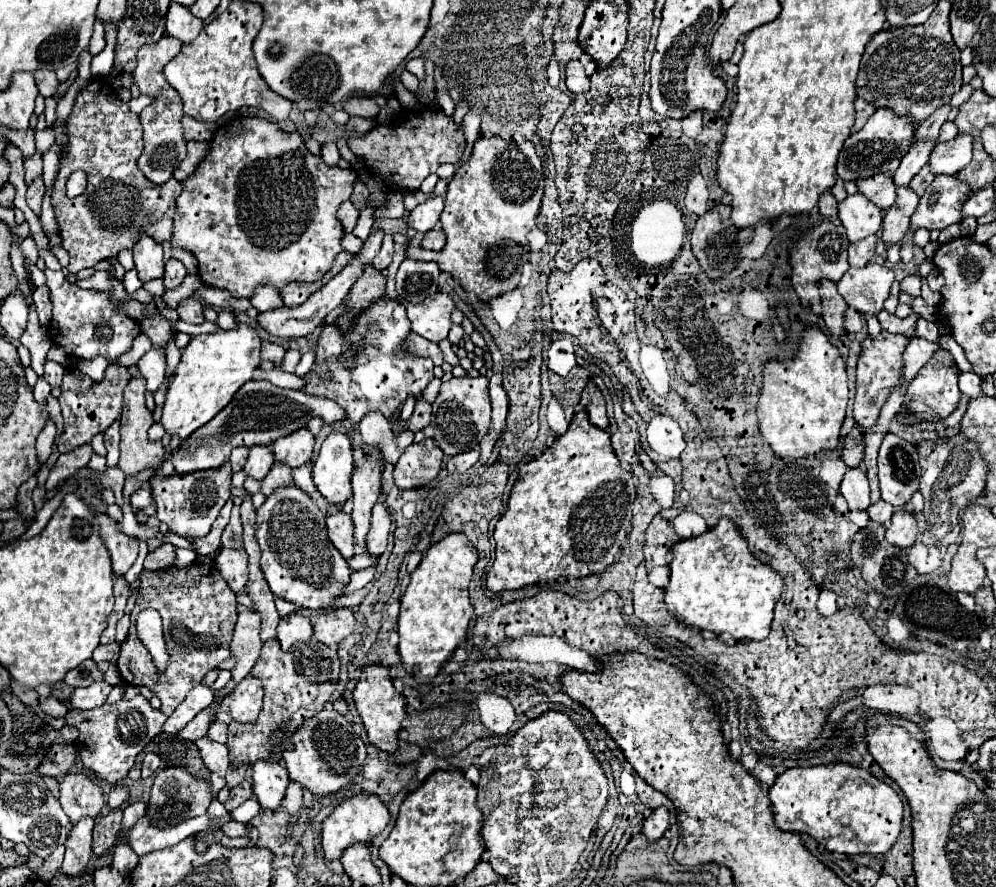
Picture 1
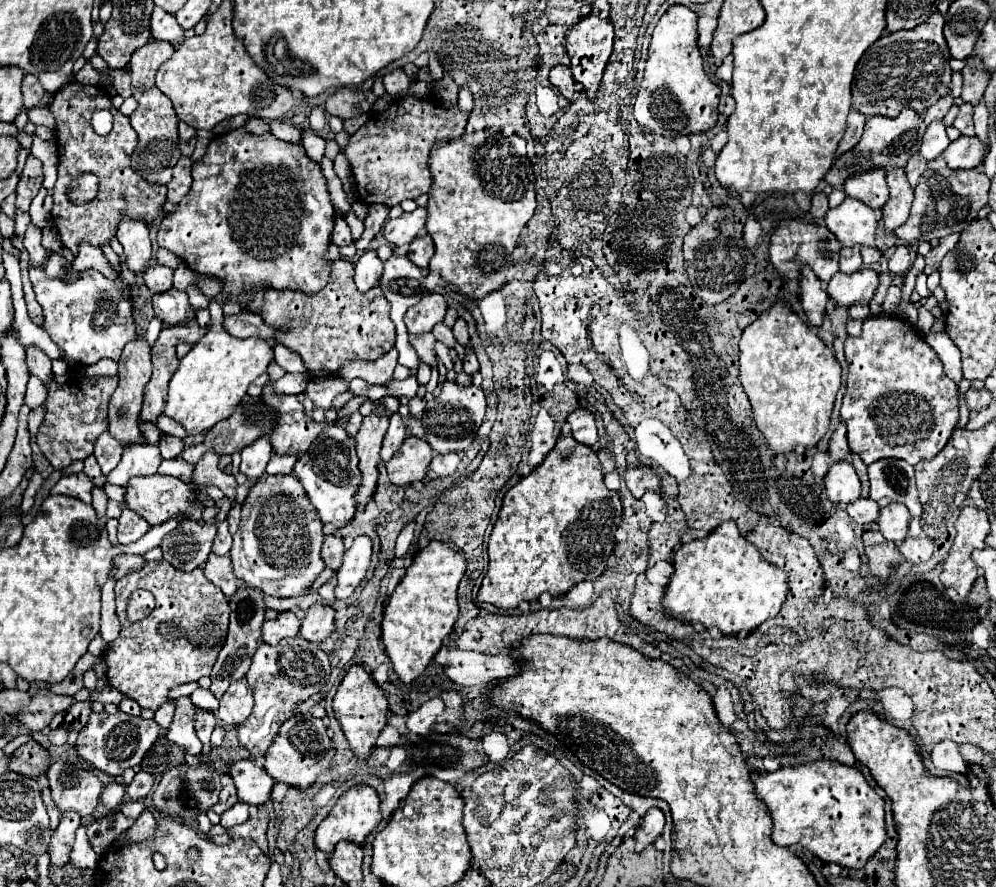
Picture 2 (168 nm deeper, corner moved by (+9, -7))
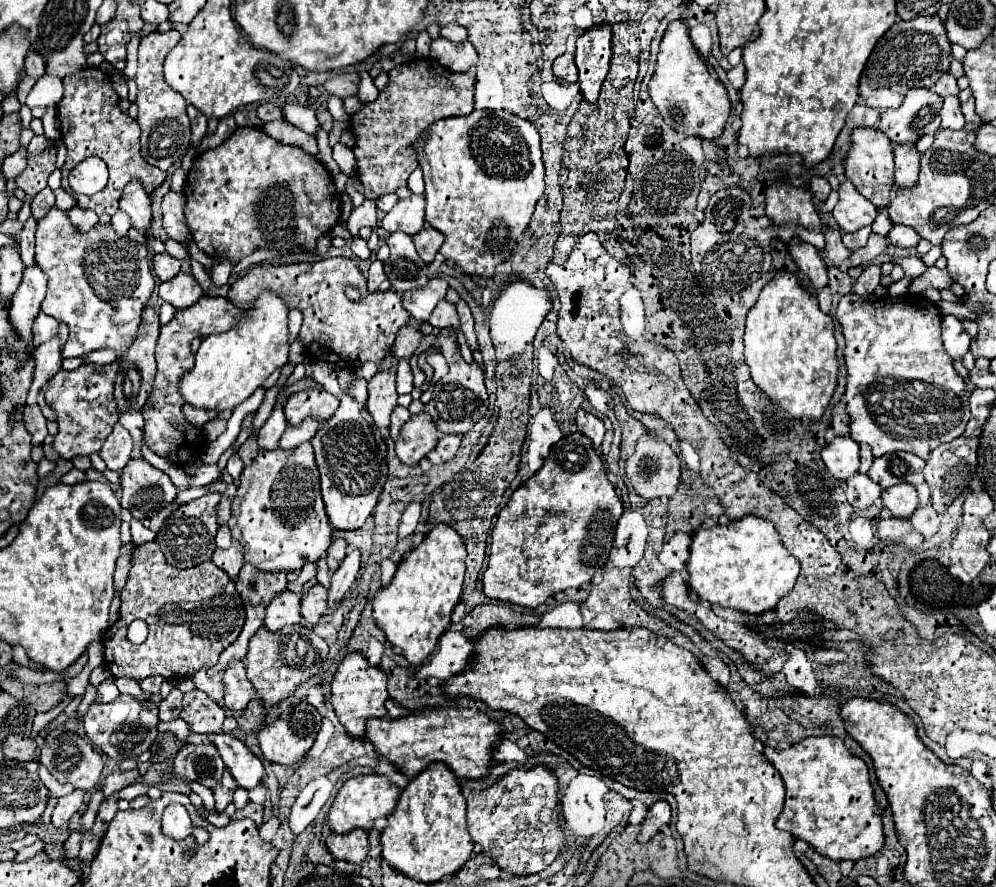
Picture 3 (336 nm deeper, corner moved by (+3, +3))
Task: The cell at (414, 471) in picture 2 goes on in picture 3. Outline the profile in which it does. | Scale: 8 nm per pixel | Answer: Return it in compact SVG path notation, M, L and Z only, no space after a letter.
M426 412L410 416L410 420L404 424L404 430L400 432L400 438L396 440L396 456L402 464L416 466L422 458L428 456L436 442L438 430L432 418Z

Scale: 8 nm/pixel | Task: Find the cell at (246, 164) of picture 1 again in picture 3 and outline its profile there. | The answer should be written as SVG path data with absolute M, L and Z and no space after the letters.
M248 126L236 128L236 132L220 146L194 158L194 168L188 172L184 196L184 218L196 246L214 260L232 262L238 262L260 248L288 254L298 254L298 250L314 254L318 238L328 234L338 224L342 206L342 196L322 162L298 146L282 144L266 136L260 128Z

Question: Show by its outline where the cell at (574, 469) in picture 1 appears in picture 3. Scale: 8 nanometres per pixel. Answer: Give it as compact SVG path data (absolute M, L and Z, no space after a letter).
M572 432L564 436L552 446L542 468L530 480L526 480L500 510L498 522L492 530L488 568L482 578L484 594L502 602L536 608L556 592L588 584L608 560L614 528L620 516L622 500L618 498L614 484L608 480L604 458L594 450L592 442L584 434Z

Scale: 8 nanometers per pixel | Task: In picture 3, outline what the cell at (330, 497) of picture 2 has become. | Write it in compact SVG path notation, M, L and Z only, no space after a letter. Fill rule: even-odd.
M307 356L303 361L307 377L321 384L325 390L332 393L340 400L338 410L332 418L328 418L326 424L320 426L316 436L312 438L312 448L316 456L316 466L320 470L320 484L322 484L322 498L326 506L328 520L334 528L340 530L354 530L360 528L366 518L372 514L378 496L382 492L382 486L386 482L386 460L382 460L382 474L378 464L378 446L372 440L370 424L362 416L360 404L342 392L338 384L340 367L329 366L327 362L321 362ZM320 361L320 362L315 362ZM322 365L322 366L321 366Z

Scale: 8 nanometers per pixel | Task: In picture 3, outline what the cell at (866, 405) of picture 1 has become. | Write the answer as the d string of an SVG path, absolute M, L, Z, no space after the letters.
M846 294L838 308L836 318L842 324L846 338L846 410L850 414L850 436L856 442L866 442L874 456L886 452L906 450L922 460L928 460L932 450L944 442L958 438L970 418L968 410L968 384L952 368L950 356L944 352L940 338L940 312L934 304L924 300L920 294L890 296L884 294L872 304L866 304L856 294Z

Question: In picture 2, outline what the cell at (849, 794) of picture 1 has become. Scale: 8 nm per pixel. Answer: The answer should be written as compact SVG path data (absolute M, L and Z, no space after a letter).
M834 760L782 766L776 772L762 772L756 778L756 794L772 814L772 840L778 846L800 844L822 862L864 868L886 840L884 800L858 768Z

